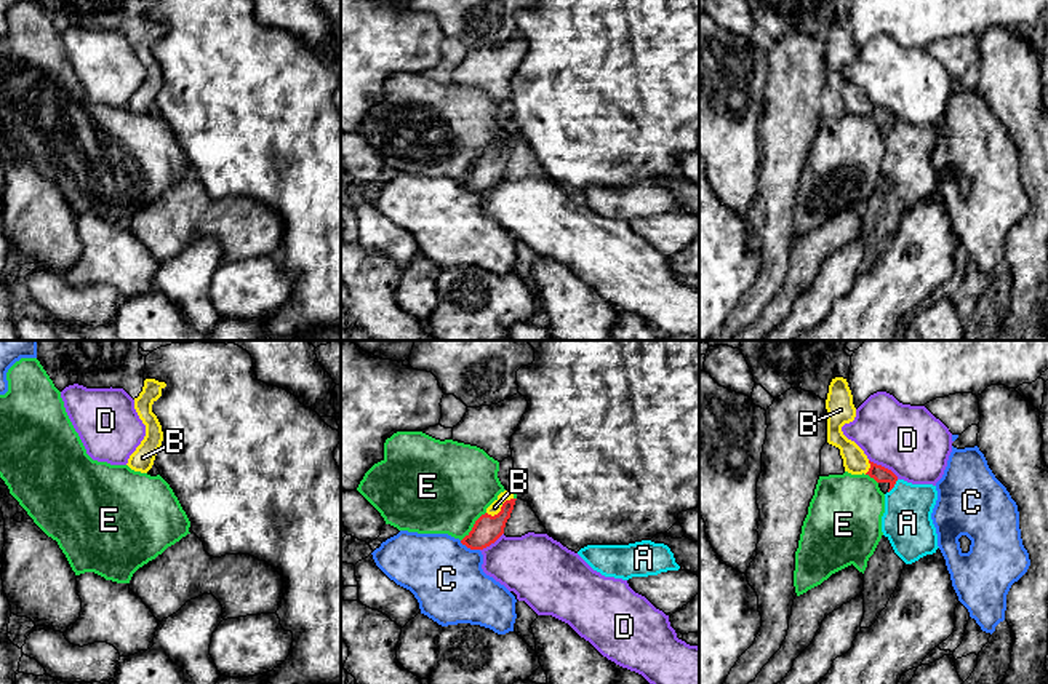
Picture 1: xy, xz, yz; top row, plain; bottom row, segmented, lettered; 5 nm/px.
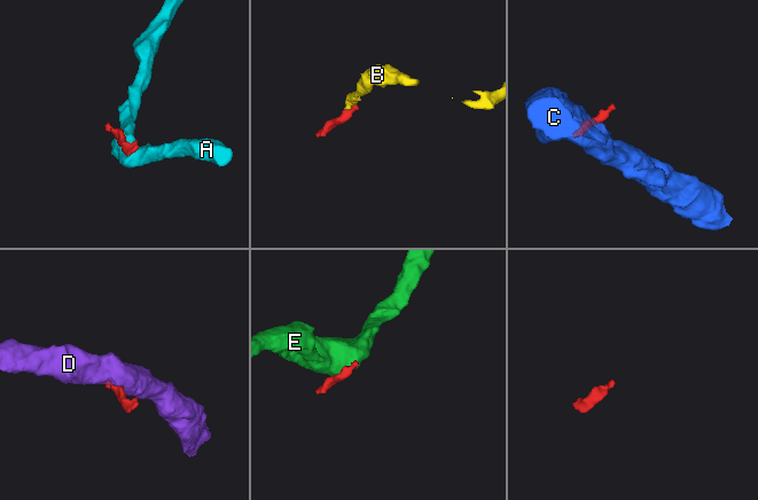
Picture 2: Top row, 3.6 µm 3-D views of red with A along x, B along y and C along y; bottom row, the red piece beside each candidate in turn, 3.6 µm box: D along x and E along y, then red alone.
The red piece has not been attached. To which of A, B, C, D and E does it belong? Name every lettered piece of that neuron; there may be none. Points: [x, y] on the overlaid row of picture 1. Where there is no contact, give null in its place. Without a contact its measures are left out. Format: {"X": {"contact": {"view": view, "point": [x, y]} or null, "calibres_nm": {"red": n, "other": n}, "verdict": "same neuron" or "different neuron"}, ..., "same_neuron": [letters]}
{"A": {"contact": {"view": "yz", "point": [893, 486]}, "calibres_nm": {"red": 80, "other": 240}, "verdict": "different neuron"}, "B": {"contact": {"view": "xz", "point": [501, 509]}, "calibres_nm": {"red": 140, "other": 60}, "verdict": "same neuron"}, "C": {"contact": {"view": "xz", "point": [469, 547]}, "calibres_nm": {"red": 140, "other": 360}, "verdict": "different neuron"}, "D": {"contact": {"view": "yz", "point": [884, 467]}, "calibres_nm": {"red": 80, "other": 360}, "verdict": "different neuron"}, "E": {"contact": {"view": "xz", "point": [474, 526]}, "calibres_nm": {"red": 140, "other": 460}, "verdict": "different neuron"}, "same_neuron": ["B"]}

